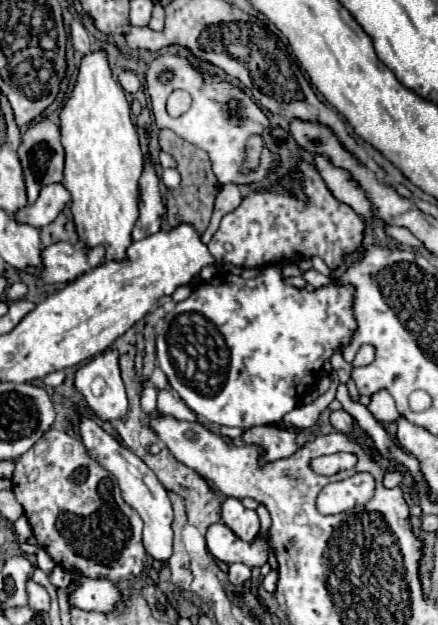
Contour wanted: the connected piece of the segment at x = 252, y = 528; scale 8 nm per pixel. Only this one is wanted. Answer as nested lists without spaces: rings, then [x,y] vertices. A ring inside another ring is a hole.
[[[231,497],[225,499],[221,509],[221,519],[239,539],[247,543],[253,543],[253,539],[257,539],[261,533],[261,523],[257,513],[251,509],[245,509],[237,499],[231,499]]]

